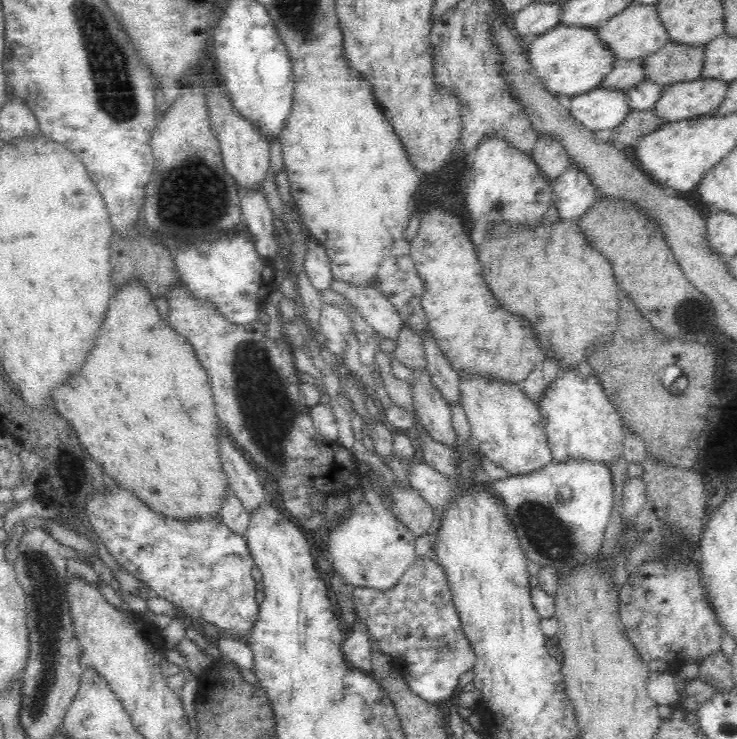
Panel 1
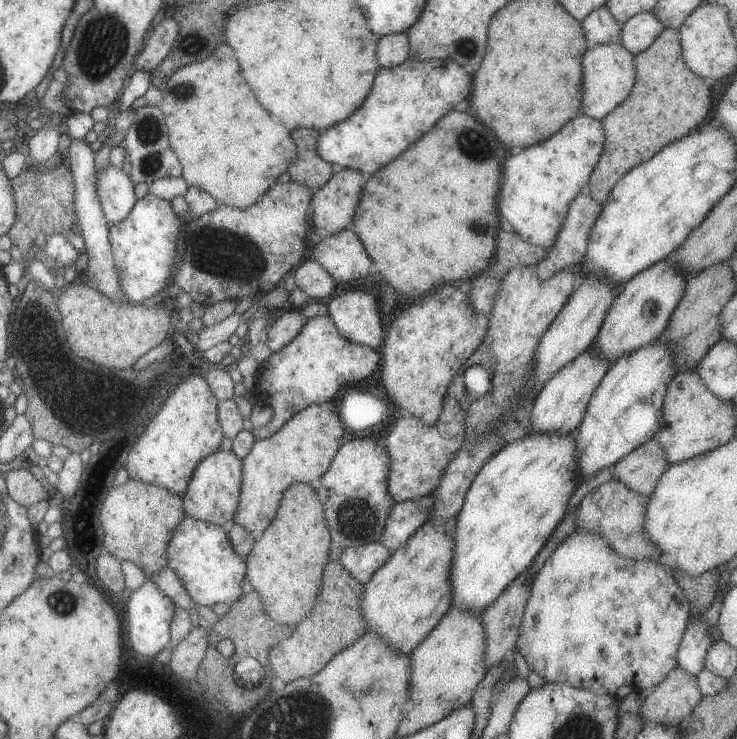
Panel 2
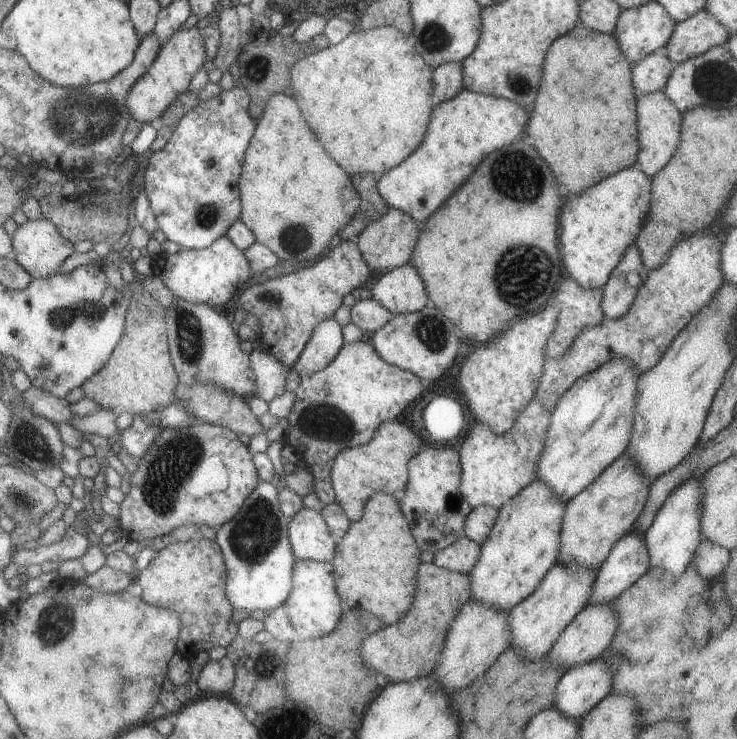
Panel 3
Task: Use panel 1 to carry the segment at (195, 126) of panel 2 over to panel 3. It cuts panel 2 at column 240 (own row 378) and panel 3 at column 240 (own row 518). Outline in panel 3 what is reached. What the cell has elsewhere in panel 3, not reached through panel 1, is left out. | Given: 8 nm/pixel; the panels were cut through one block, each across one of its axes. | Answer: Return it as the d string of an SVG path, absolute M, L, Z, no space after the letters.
M272 95L245 150L237 186L240 201L240 222L253 232L255 241L269 248L277 258L285 262L318 260L329 248L333 236L346 226L360 208L358 193L349 176L327 156L313 132L307 128L299 108L292 97Z

